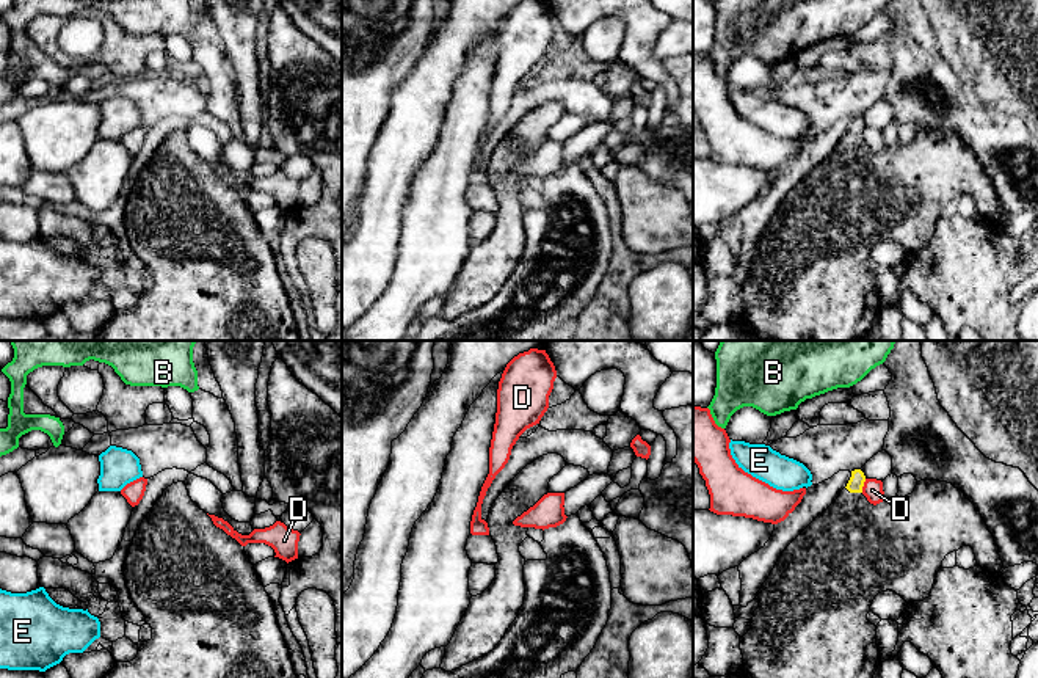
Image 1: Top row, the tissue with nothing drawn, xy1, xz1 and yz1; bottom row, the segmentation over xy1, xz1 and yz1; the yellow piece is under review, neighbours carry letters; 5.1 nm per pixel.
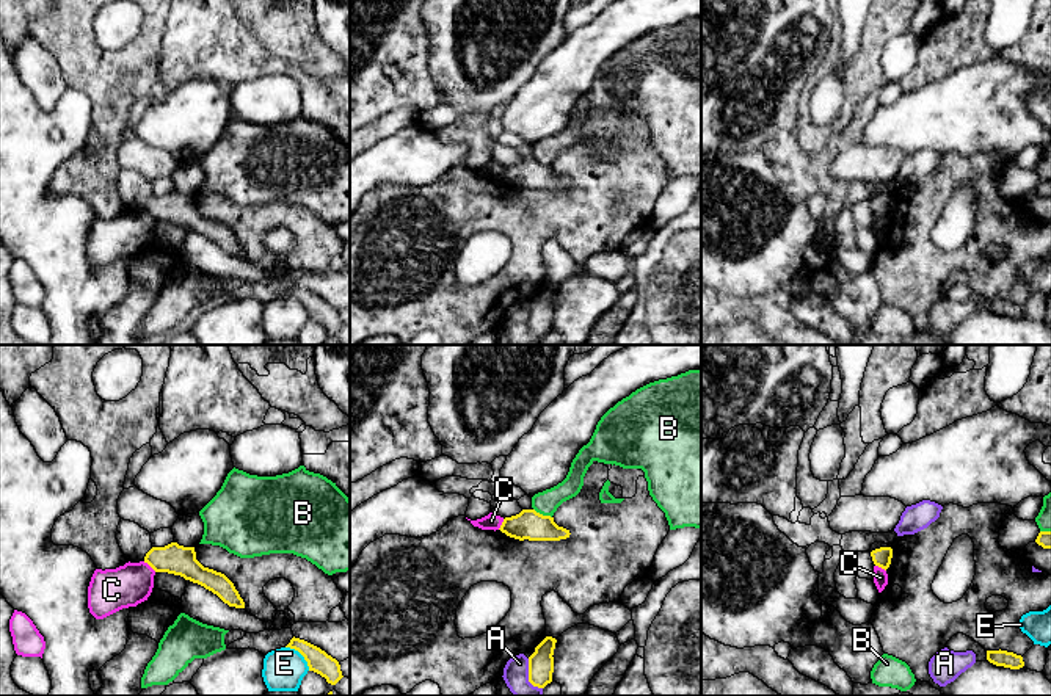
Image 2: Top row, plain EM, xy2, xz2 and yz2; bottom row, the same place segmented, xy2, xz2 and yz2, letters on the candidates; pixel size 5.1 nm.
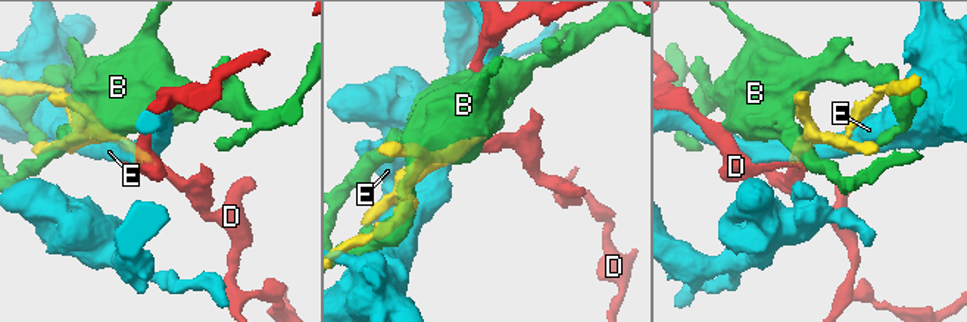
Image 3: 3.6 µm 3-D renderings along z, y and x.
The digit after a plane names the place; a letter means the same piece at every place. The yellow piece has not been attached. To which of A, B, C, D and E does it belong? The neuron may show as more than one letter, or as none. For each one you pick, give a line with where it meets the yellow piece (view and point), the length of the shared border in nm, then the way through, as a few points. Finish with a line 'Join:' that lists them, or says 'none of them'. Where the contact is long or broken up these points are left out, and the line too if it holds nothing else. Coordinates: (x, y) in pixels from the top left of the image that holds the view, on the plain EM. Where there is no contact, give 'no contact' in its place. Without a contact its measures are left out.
Join: none of them

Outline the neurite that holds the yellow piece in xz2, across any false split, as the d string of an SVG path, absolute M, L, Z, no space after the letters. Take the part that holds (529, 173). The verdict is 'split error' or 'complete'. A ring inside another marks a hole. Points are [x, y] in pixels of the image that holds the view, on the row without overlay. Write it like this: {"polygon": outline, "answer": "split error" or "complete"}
{"polygon": "M522 158L516 165L505 166L499 179L519 190L560 190L571 183L569 179L558 176L554 166L535 158Z", "answer": "complete"}

